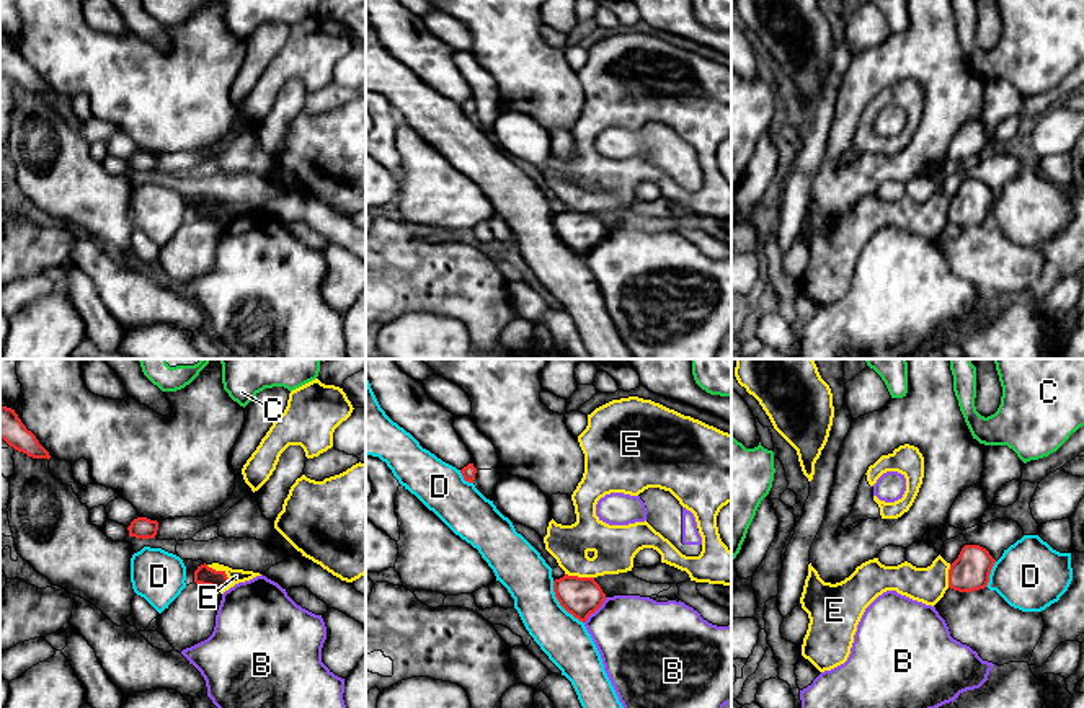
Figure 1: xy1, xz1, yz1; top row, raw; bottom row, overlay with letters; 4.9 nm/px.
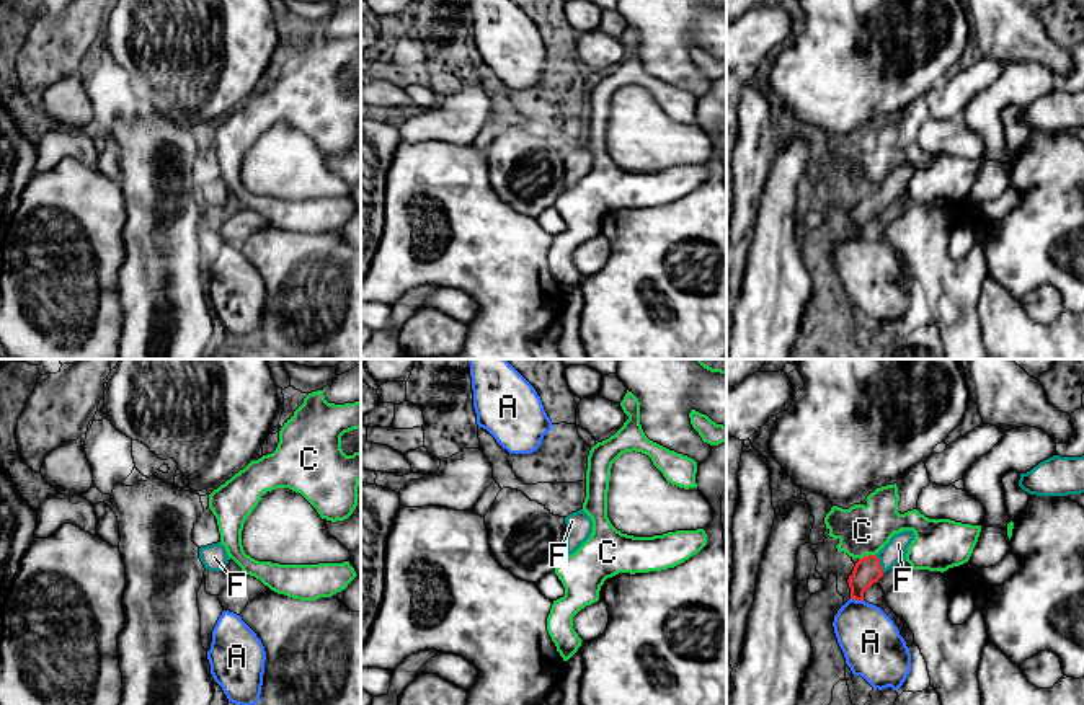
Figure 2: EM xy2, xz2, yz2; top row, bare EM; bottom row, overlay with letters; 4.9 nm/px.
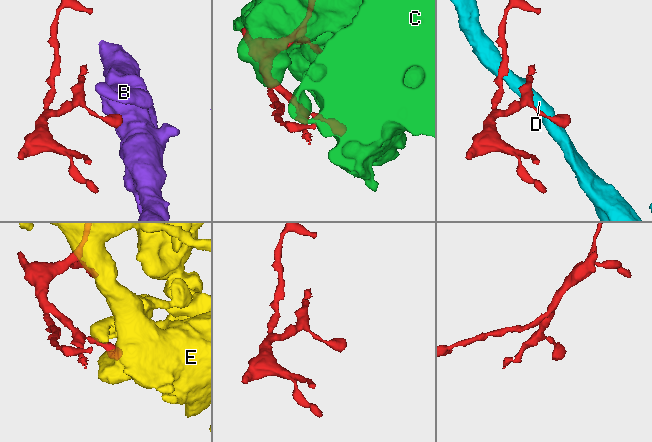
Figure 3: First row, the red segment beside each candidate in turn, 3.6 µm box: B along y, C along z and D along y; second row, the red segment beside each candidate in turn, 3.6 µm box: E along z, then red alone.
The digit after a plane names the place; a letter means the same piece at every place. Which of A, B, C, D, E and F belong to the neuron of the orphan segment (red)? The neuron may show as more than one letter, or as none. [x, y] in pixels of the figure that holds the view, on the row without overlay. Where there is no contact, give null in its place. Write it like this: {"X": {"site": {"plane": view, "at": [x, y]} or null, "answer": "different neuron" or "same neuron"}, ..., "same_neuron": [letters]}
{"A": {"site": {"plane": "yz2", "at": [857, 234]}, "answer": "different neuron"}, "B": {"site": {"plane": "xz1", "at": [595, 245]}, "answer": "different neuron"}, "C": {"site": {"plane": "yz2", "at": [866, 191]}, "answer": "different neuron"}, "D": {"site": {"plane": "xz1", "at": [560, 238]}, "answer": "different neuron"}, "E": {"site": {"plane": "xy1", "at": [221, 206]}, "answer": "different neuron"}, "F": {"site": {"plane": "yz2", "at": [879, 198]}, "answer": "same neuron"}, "same_neuron": ["F"]}

